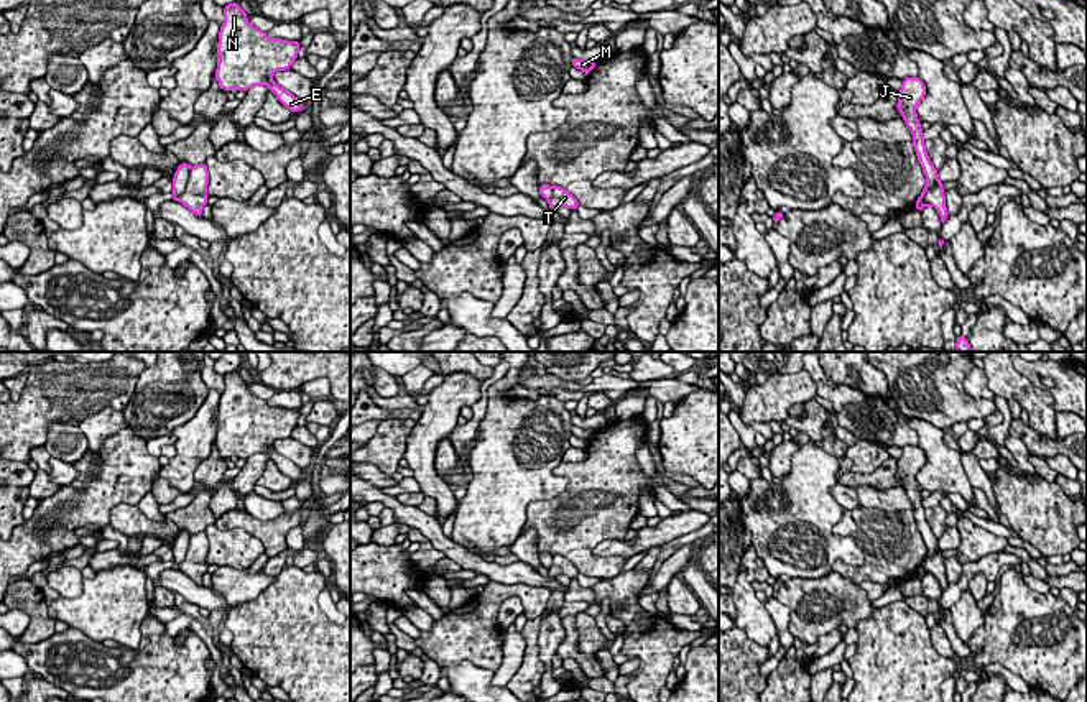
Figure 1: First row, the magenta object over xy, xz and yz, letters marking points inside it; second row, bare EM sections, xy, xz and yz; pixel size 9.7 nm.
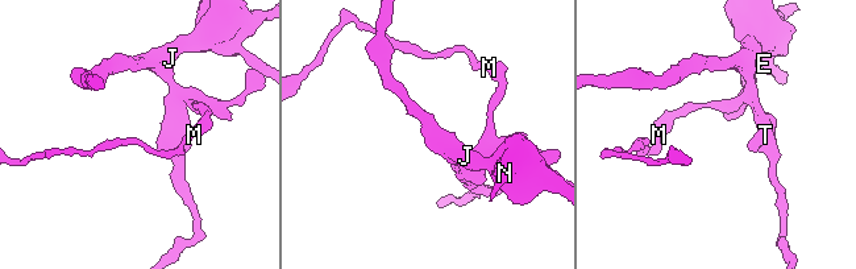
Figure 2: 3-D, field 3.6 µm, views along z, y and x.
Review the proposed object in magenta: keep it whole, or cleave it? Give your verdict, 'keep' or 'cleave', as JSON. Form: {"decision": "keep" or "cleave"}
{"decision": "cleave"}

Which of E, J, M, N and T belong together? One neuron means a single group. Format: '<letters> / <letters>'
E J N / M T

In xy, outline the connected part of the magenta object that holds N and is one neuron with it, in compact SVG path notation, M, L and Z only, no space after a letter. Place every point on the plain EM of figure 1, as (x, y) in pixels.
M238 370L224 375L225 388L220 395L217 413L215 447L222 459L250 459L265 452L281 473L291 480L301 480L303 472L291 460L275 452L271 444L286 439L298 426L299 409L270 406L247 388Z

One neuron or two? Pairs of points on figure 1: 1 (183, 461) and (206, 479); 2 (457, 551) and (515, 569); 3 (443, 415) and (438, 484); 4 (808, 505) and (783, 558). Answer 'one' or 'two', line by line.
1: two
2: one
3: one
4: one

